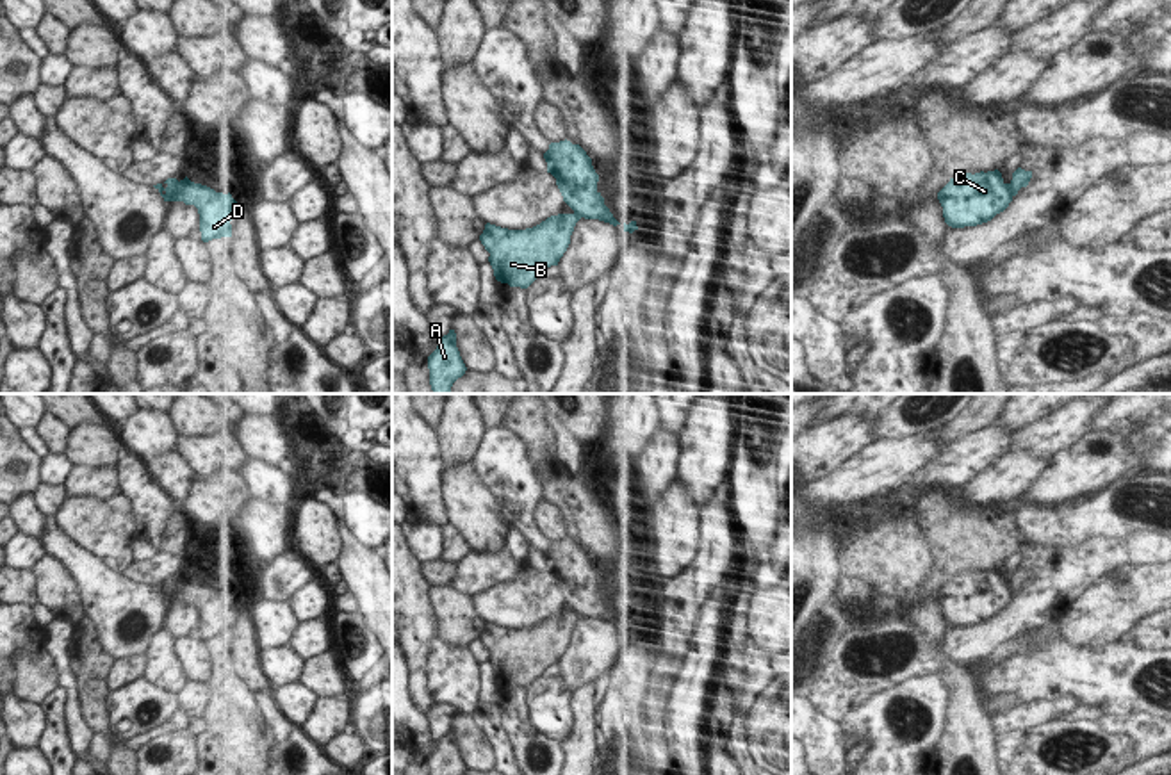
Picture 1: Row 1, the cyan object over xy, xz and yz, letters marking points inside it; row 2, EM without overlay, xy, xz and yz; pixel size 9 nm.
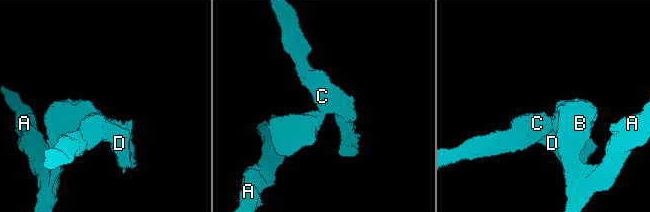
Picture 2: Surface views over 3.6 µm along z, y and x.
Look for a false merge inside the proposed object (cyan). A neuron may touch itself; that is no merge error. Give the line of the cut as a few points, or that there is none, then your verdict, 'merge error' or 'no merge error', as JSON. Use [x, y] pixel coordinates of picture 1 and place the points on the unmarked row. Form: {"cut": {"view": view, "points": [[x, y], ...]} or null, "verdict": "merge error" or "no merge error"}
{"cut": {"view": "xy", "points": [[184, 579], [170, 599]]}, "verdict": "merge error"}

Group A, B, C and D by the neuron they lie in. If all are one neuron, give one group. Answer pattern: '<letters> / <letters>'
A B / C D

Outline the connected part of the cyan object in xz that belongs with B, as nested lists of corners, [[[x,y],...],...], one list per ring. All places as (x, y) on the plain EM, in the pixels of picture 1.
[[[558,613],[526,629],[487,622],[479,640],[490,652],[495,679],[528,688],[547,666],[558,665],[579,618],[577,613]]]

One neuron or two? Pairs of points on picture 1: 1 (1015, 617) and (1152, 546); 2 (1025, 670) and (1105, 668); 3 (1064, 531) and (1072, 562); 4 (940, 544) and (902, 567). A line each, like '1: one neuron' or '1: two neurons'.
1: one neuron
2: one neuron
3: two neurons
4: two neurons

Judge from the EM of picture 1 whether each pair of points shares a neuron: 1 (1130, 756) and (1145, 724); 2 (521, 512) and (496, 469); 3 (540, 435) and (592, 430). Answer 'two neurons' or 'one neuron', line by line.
1: one neuron
2: one neuron
3: two neurons

